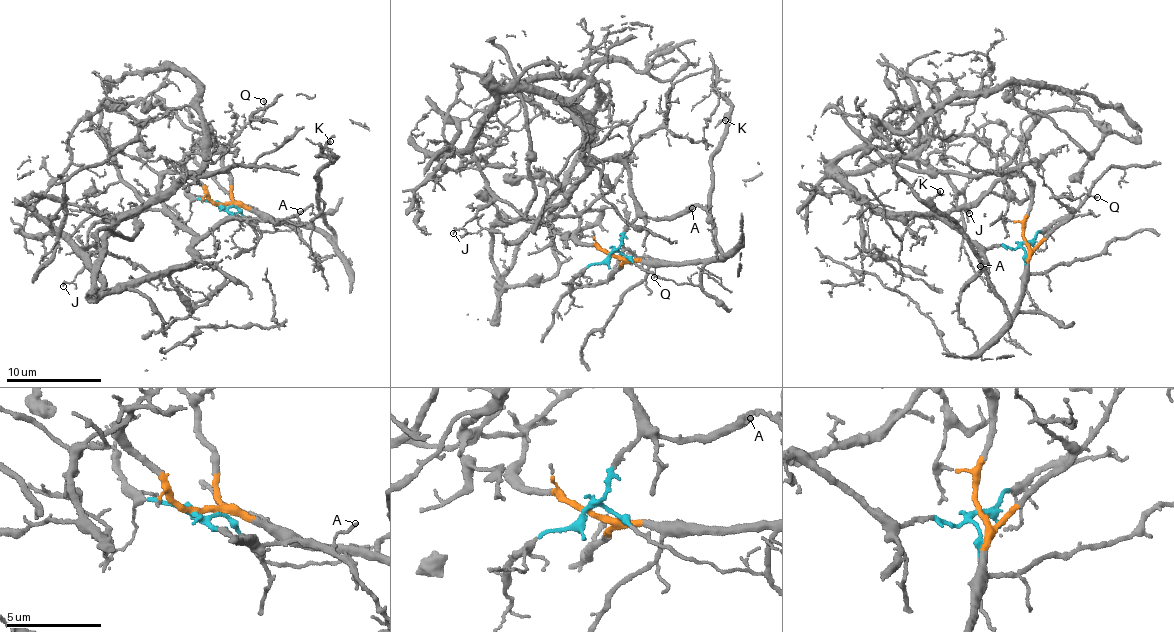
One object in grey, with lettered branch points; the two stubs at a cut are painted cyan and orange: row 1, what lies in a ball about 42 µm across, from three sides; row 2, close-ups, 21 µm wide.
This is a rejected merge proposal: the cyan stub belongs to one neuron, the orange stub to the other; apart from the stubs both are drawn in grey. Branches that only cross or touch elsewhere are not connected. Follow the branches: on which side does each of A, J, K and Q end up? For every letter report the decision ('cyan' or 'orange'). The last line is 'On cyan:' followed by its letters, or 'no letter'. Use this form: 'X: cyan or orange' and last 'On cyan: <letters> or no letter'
A: cyan
J: cyan
K: orange
Q: orange
On cyan: A, J

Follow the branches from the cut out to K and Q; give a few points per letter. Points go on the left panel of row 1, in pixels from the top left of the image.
K: (221, 204), (247, 205), (278, 220), (332, 233), (320, 210), (319, 170), (331, 156), (326, 145), (331, 140)
Q: (221, 204), (233, 199), (233, 183), (224, 168), (222, 146), (262, 114), (263, 100)

